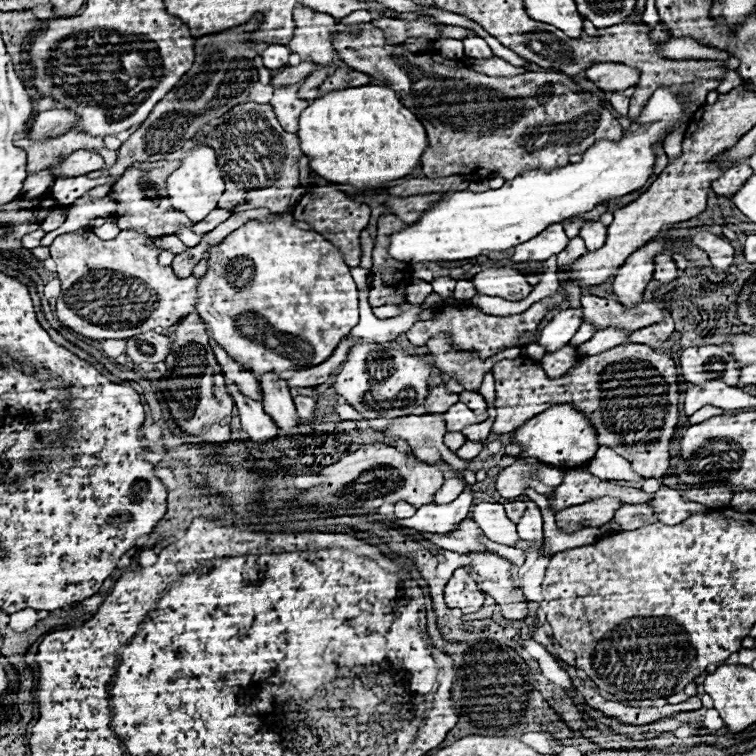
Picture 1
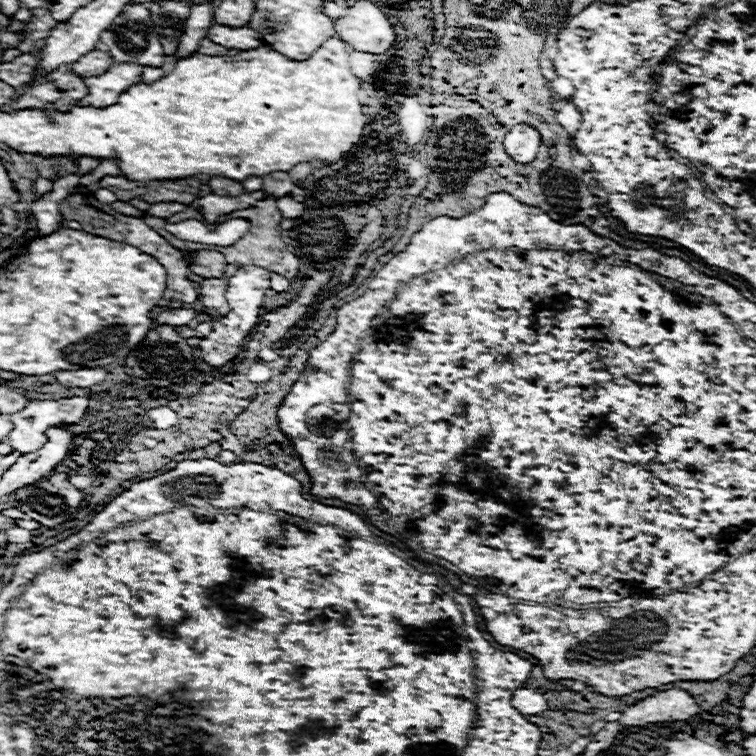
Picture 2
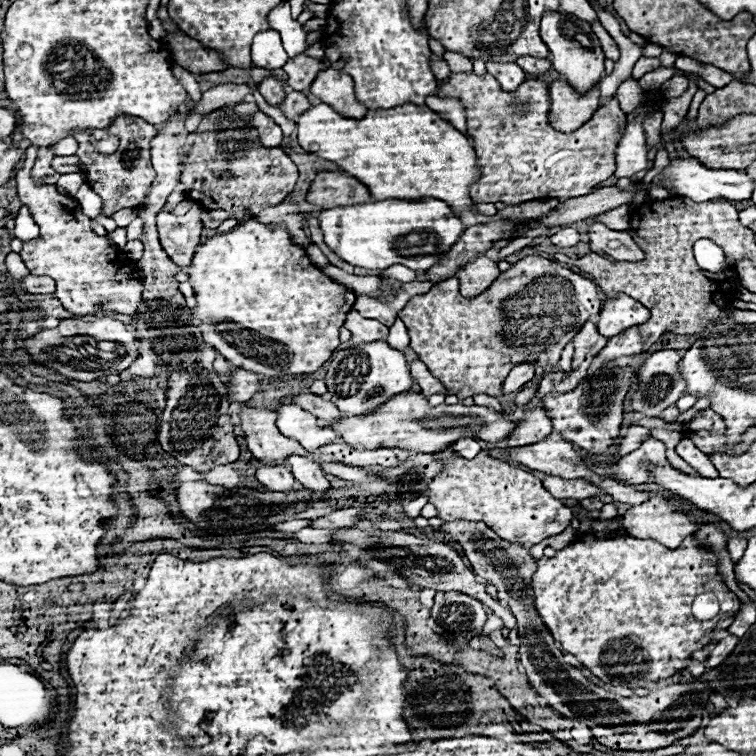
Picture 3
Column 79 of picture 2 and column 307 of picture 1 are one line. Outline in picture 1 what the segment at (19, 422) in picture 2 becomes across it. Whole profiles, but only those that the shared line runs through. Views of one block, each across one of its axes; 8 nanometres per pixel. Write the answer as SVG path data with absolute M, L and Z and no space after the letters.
M296 396L294 402L296 402L296 410L298 410L298 414L300 414L300 418L302 418L304 422L316 420L316 400L314 400L314 398Z

